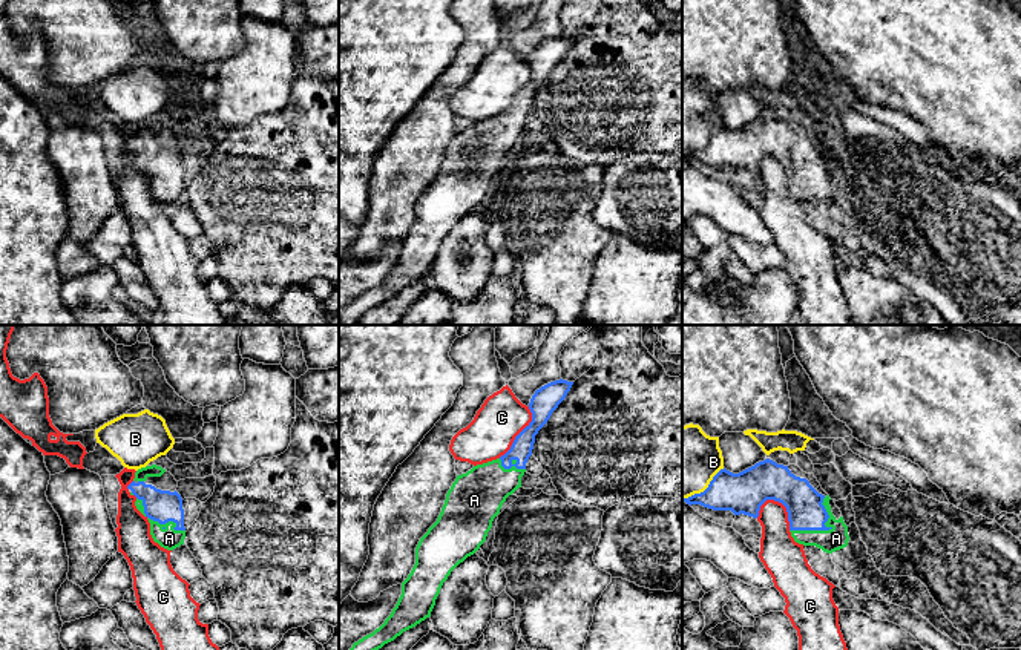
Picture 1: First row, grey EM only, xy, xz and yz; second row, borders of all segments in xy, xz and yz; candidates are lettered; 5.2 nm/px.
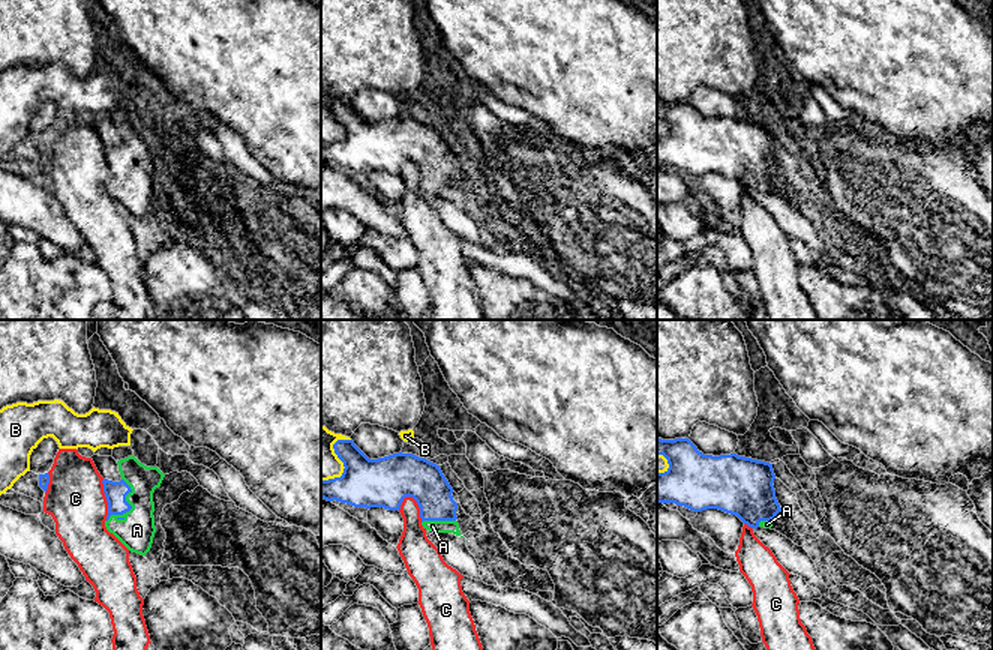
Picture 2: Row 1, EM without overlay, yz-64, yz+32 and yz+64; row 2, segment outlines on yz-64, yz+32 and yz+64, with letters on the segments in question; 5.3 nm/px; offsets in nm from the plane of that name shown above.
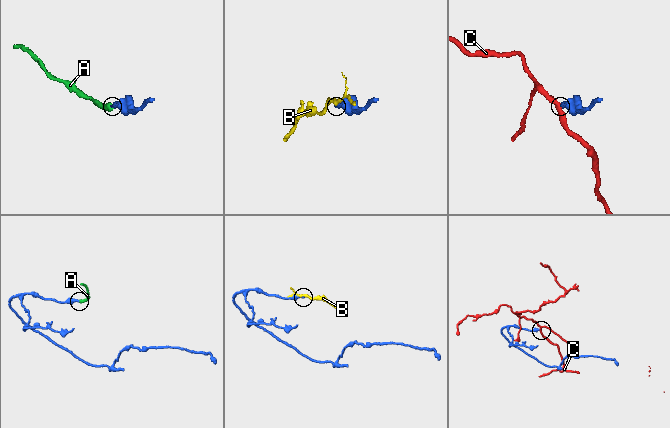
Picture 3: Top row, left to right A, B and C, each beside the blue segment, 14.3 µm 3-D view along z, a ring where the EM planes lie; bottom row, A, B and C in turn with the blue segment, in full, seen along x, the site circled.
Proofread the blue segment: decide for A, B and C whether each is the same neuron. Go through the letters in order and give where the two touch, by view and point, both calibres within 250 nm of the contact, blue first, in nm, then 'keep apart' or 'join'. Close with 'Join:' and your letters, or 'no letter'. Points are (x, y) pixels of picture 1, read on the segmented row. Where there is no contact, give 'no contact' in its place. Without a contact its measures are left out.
A: yz (824, 529) | 190/120 nm | join
B: yz (705, 489) | 220/360 nm | keep apart
C: yz (787, 509) | 220/220 nm | keep apart
Join: A

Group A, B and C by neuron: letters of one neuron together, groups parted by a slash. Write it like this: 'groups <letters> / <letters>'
groups A / B / C

